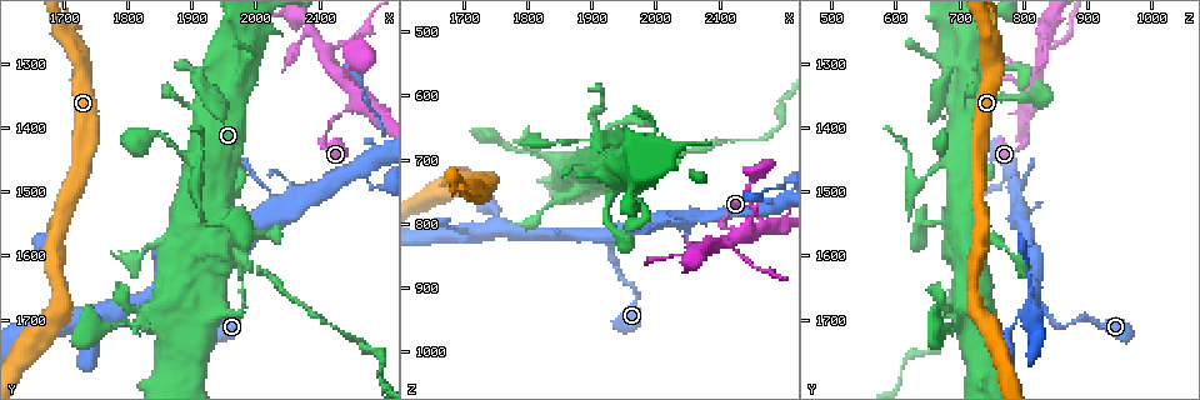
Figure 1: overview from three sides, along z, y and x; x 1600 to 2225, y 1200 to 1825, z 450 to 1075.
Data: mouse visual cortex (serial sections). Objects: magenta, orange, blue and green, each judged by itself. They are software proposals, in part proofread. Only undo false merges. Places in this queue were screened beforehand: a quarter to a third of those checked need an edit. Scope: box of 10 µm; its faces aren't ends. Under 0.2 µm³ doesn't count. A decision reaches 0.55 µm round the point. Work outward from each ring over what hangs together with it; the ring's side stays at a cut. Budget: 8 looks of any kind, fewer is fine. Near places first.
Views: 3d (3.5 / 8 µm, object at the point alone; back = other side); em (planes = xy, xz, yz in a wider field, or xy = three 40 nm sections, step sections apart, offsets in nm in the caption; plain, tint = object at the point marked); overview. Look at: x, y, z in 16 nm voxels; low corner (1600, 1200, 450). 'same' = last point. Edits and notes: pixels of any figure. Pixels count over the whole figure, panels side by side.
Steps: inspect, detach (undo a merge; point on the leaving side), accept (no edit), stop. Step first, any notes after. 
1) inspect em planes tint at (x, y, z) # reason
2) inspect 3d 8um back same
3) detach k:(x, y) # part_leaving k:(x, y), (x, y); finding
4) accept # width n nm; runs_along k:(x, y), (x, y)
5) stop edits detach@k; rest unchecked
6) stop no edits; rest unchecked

inspect 3d 3.5um back at (1700, 1250, 750) # arms run side by side

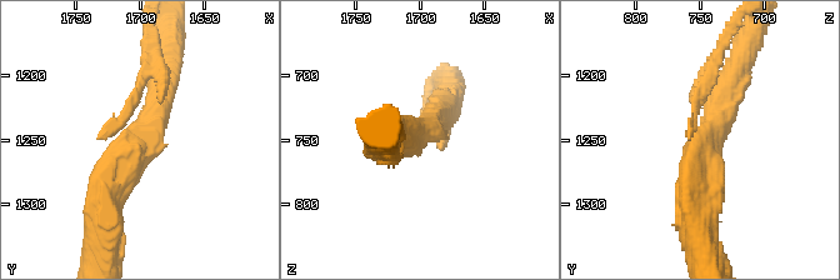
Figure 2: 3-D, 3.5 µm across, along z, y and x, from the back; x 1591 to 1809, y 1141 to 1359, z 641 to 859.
inspect em xy step 2 plain at (1704, 1256, 750) # arms 3; arm_widths 150, 350, 350 nm; need the tissue

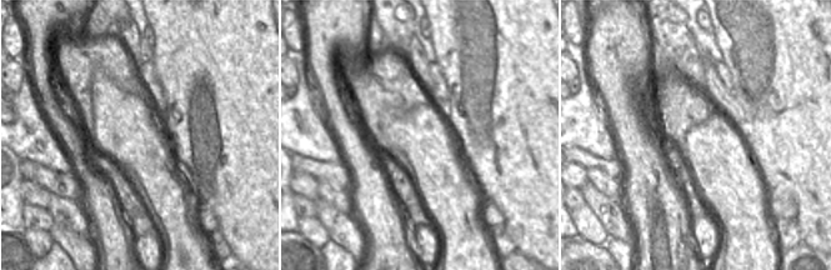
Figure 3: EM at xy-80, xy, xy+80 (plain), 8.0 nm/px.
inspect em xy step 2 tint same

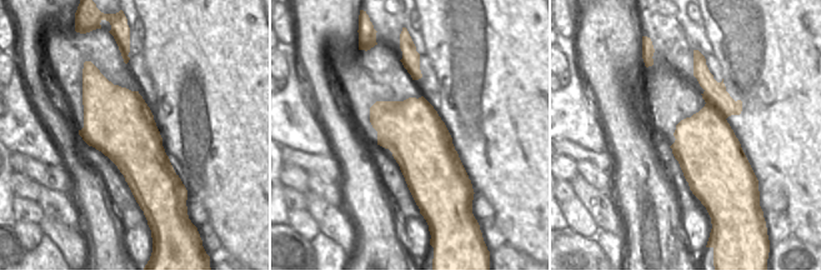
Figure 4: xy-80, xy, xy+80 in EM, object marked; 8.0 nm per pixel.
accept # runs_along 2:(104, 220), (161, 78); all the same cell

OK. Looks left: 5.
inspect 3d 8um at (1900, 1450, 675) # sharp bend

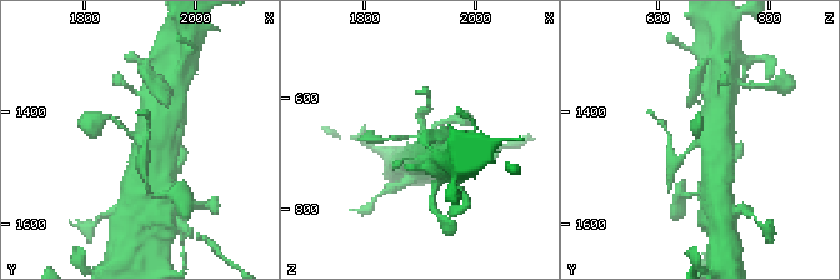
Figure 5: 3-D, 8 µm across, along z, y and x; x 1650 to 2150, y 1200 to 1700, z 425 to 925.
inspect em xy step 3 tint same

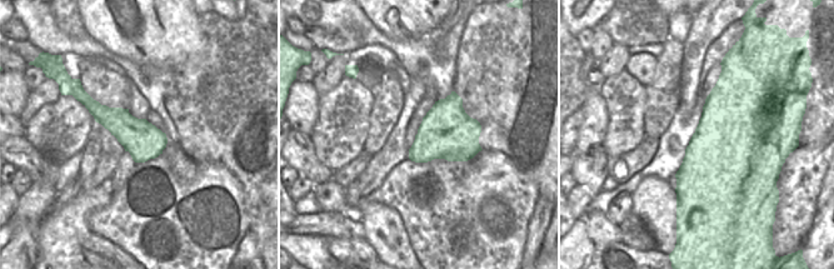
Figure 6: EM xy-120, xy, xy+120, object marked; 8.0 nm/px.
detach 5:(421, 111) # a second cell is stuck on

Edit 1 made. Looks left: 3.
inspect 3d 3.5um back at (2115, 1290, 830) # thick turns thin

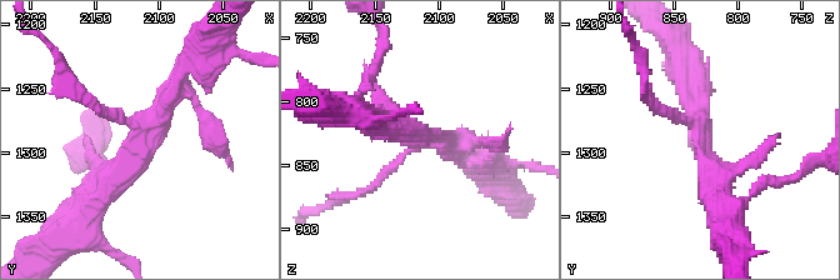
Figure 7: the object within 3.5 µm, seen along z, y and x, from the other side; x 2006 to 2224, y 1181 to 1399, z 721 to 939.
inspect em xy step 5 tint at (2114, 1290, 828) # arms 3; arm_widths 150, 250, 350 nm

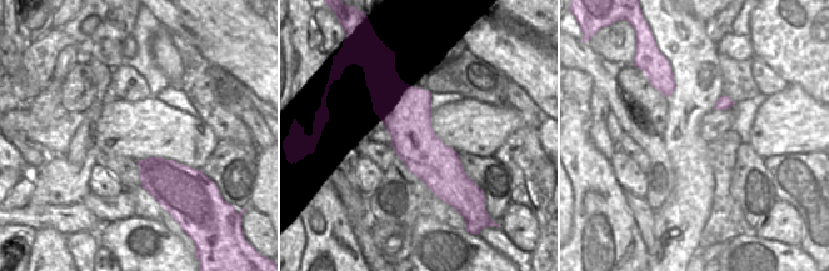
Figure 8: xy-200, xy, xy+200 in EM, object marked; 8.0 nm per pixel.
inspect em xy step 2 tint same # cut it another way

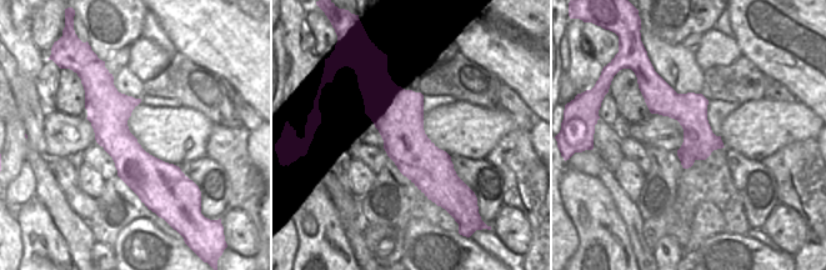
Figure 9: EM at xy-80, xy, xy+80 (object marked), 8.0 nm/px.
accept # runs_along 7:(94, 203), (186, 65); continuous, no second cell

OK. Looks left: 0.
stop edits detach@5; rest unchecked

